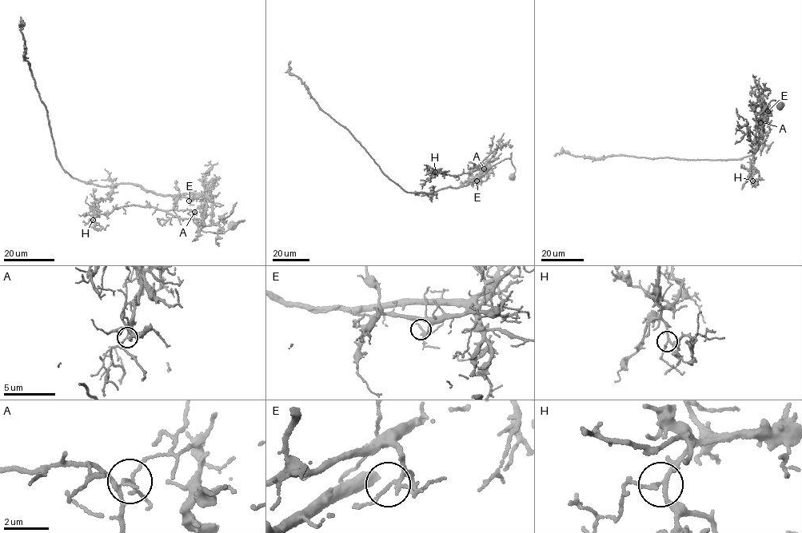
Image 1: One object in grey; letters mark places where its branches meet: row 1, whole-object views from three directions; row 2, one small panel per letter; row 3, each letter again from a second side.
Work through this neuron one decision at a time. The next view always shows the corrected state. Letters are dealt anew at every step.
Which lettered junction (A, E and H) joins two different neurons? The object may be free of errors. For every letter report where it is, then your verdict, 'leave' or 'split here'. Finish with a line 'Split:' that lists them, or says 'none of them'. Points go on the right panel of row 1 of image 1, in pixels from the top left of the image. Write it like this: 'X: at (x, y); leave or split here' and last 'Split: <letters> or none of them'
A: at (760, 122); split here
E: at (768, 111); leave
H: at (752, 180); leave
Split: A

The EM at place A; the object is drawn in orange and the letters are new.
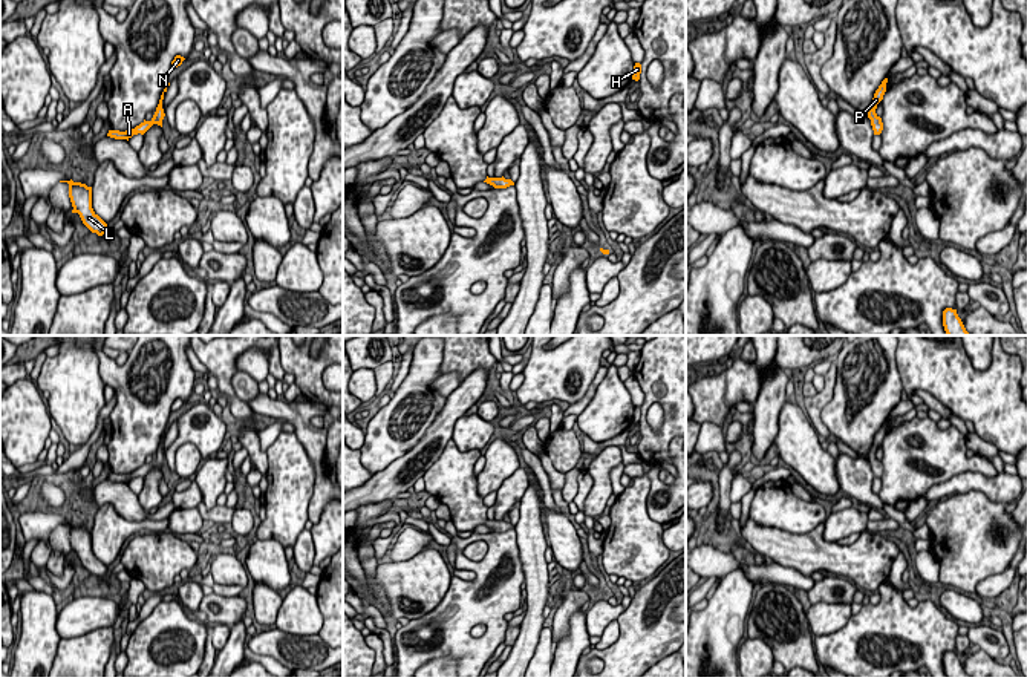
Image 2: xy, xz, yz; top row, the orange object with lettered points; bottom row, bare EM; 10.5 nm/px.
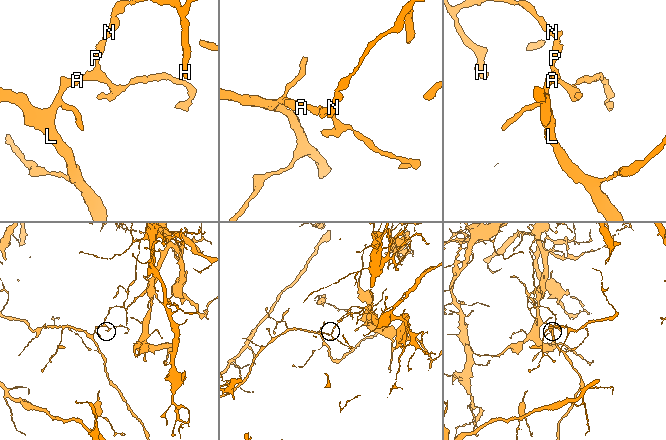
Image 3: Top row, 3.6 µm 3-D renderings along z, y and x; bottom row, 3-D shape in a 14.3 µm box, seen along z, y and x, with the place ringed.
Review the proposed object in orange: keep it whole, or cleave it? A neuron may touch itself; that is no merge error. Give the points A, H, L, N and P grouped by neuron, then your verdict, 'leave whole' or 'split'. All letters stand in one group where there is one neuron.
groups A L / H N P; split

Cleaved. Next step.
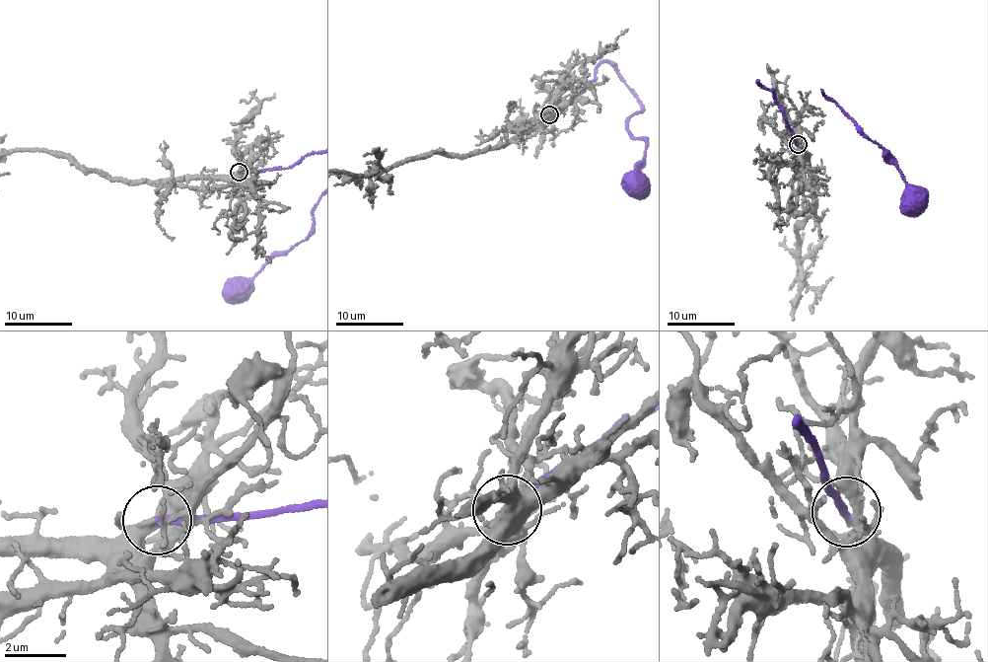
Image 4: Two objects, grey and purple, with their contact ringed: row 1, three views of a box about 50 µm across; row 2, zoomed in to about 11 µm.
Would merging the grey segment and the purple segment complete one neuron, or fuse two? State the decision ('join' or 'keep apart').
join

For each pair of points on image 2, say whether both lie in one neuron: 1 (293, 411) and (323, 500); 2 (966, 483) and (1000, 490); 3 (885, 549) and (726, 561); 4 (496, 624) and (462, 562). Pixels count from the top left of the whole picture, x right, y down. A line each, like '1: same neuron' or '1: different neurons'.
1: same neuron
2: same neuron
3: different neurons
4: same neuron

